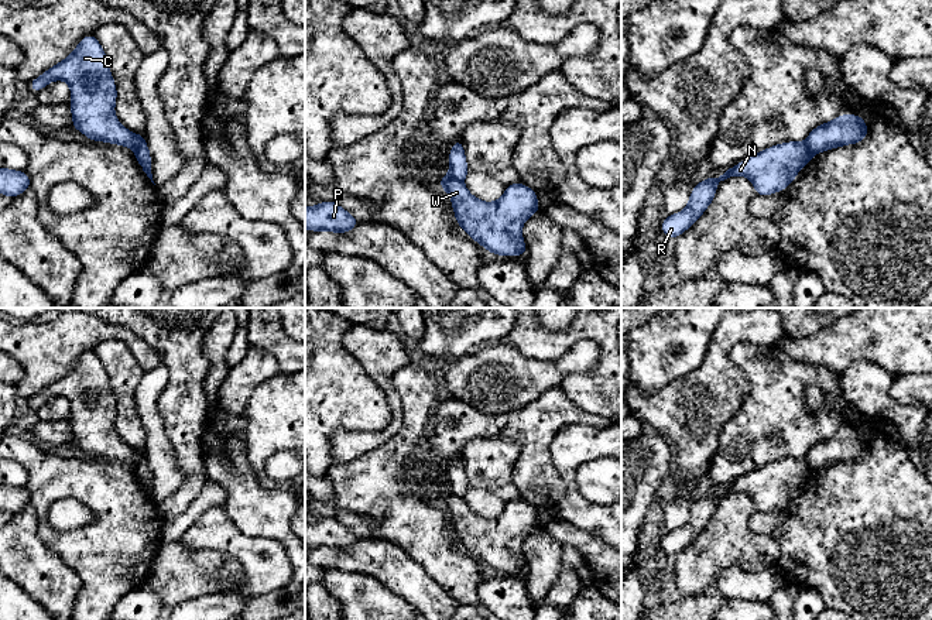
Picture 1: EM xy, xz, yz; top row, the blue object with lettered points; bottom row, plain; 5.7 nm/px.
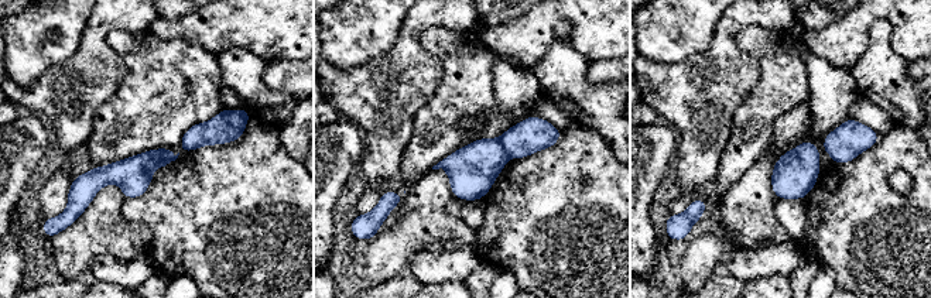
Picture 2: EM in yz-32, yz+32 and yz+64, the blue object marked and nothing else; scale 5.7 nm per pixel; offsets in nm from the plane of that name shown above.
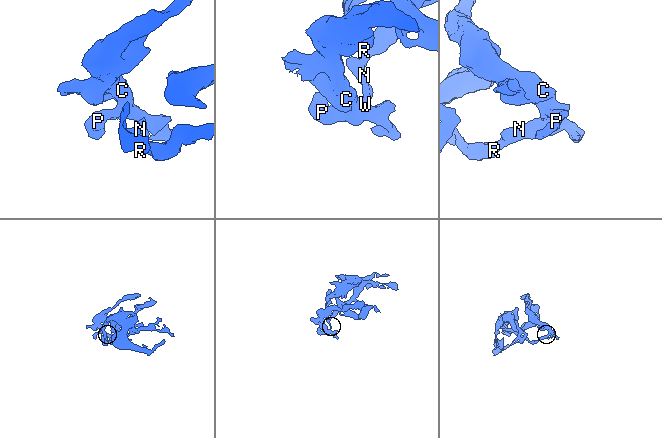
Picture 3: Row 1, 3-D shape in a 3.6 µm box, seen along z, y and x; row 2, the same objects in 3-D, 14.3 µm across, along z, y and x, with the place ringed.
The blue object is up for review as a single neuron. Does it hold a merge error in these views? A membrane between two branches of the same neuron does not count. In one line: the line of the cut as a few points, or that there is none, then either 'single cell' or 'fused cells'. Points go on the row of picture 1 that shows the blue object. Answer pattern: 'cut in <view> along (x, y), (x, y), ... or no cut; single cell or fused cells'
no cut; single cell

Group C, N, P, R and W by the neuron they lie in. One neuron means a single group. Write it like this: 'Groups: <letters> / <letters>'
Groups: C N P R W

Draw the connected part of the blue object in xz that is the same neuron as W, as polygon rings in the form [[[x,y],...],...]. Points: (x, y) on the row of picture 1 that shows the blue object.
[[[462,138],[455,140],[448,160],[449,174],[438,185],[450,196],[459,227],[496,256],[528,254],[521,230],[528,217],[541,212],[537,191],[518,181],[506,185],[503,196],[496,202],[483,202],[463,184],[470,171]]]

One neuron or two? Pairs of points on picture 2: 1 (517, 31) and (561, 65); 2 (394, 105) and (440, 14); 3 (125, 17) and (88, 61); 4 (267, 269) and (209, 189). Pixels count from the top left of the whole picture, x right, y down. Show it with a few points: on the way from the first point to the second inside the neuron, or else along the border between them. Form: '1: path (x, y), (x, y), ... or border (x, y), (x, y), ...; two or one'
1: border (558, 23), (554, 43), (531, 69); two
2: path (403, 79), (408, 74), (408, 40), (414, 30); one
3: path (112, 20), (95, 37), (93, 48); one
4: path (267, 249), (229, 209); one

